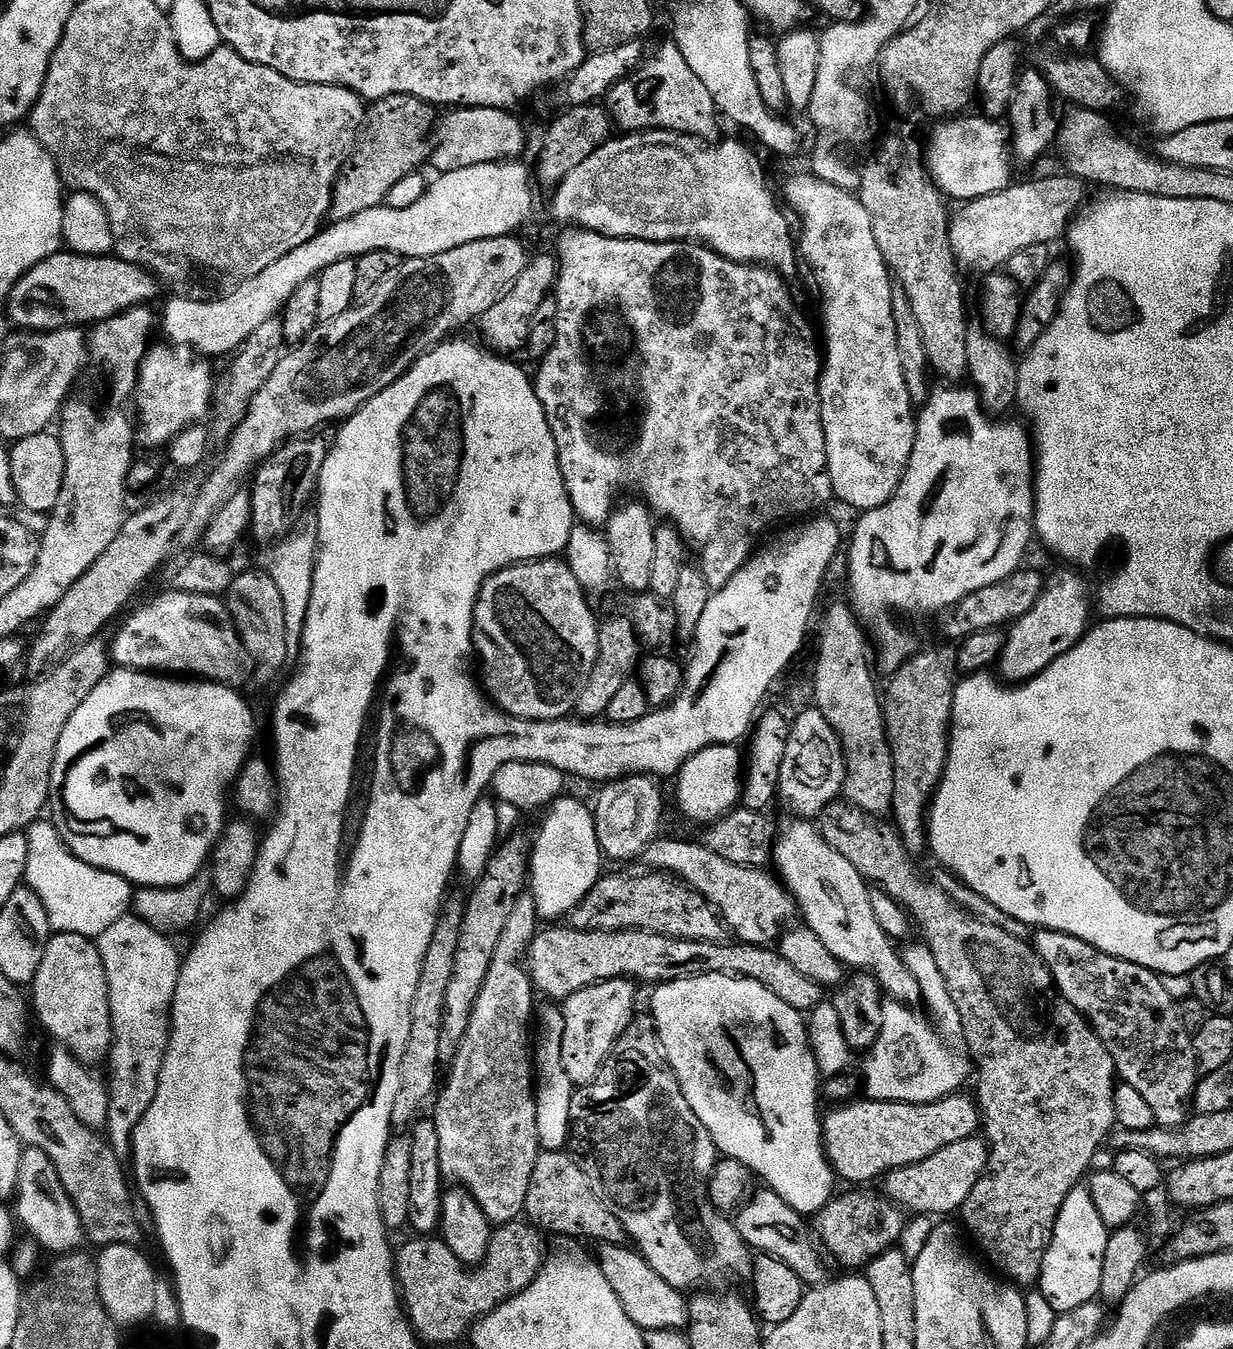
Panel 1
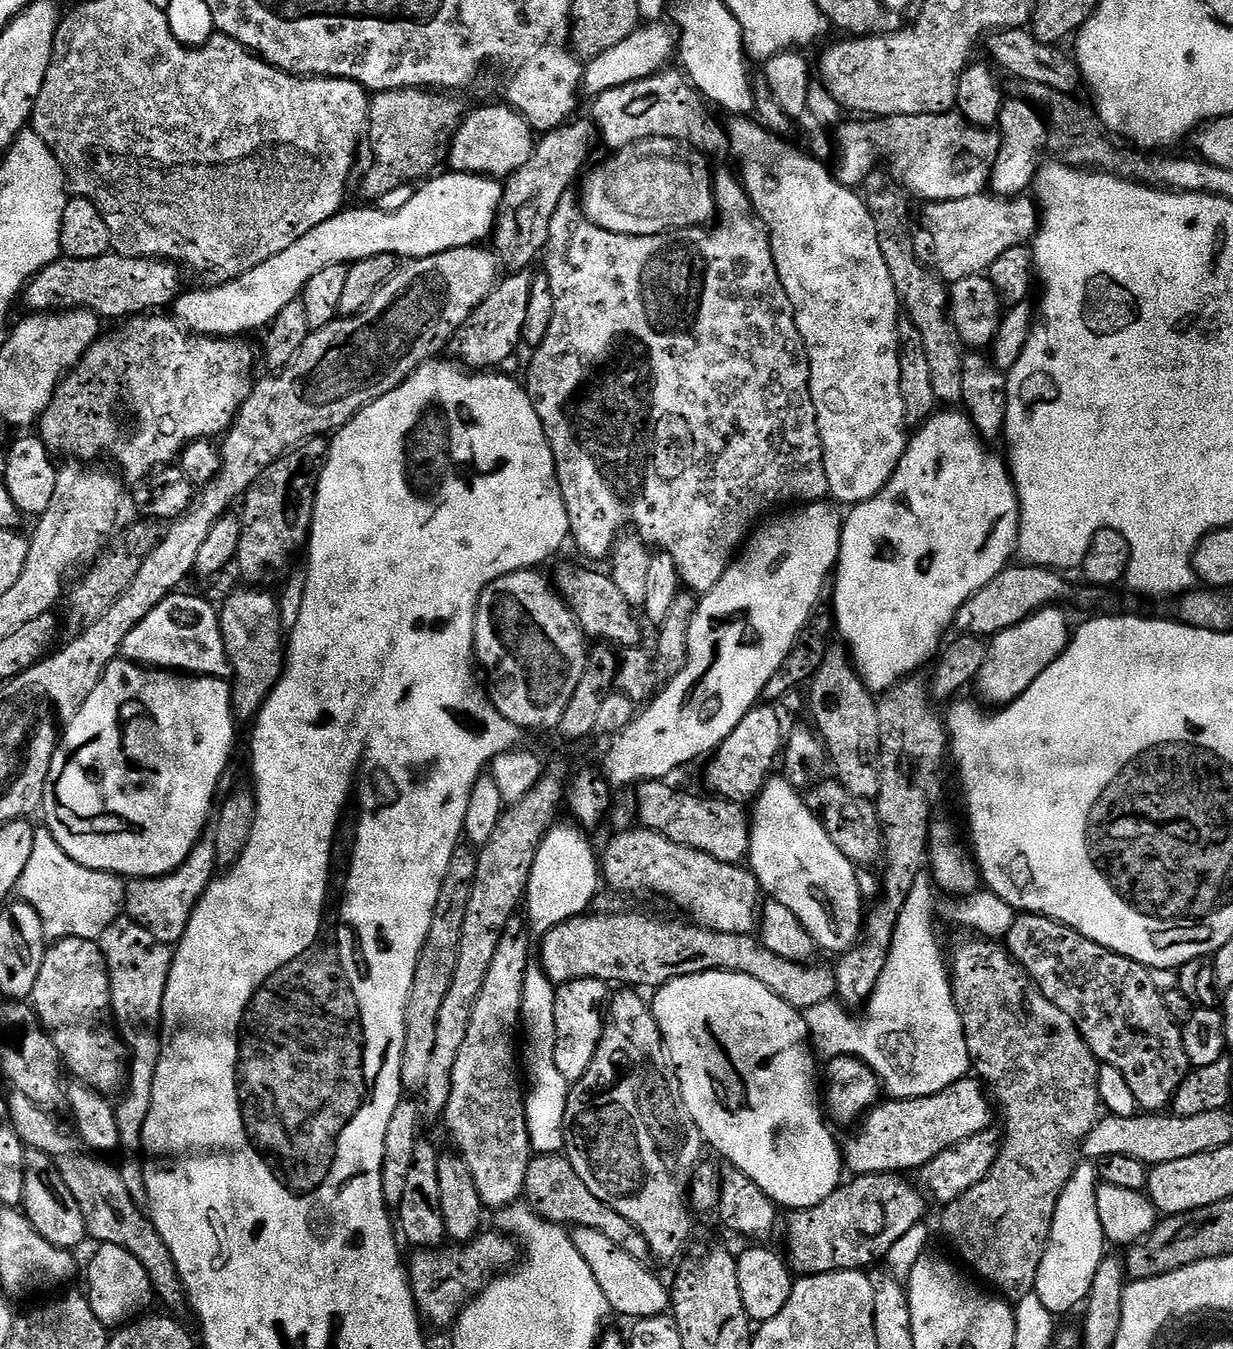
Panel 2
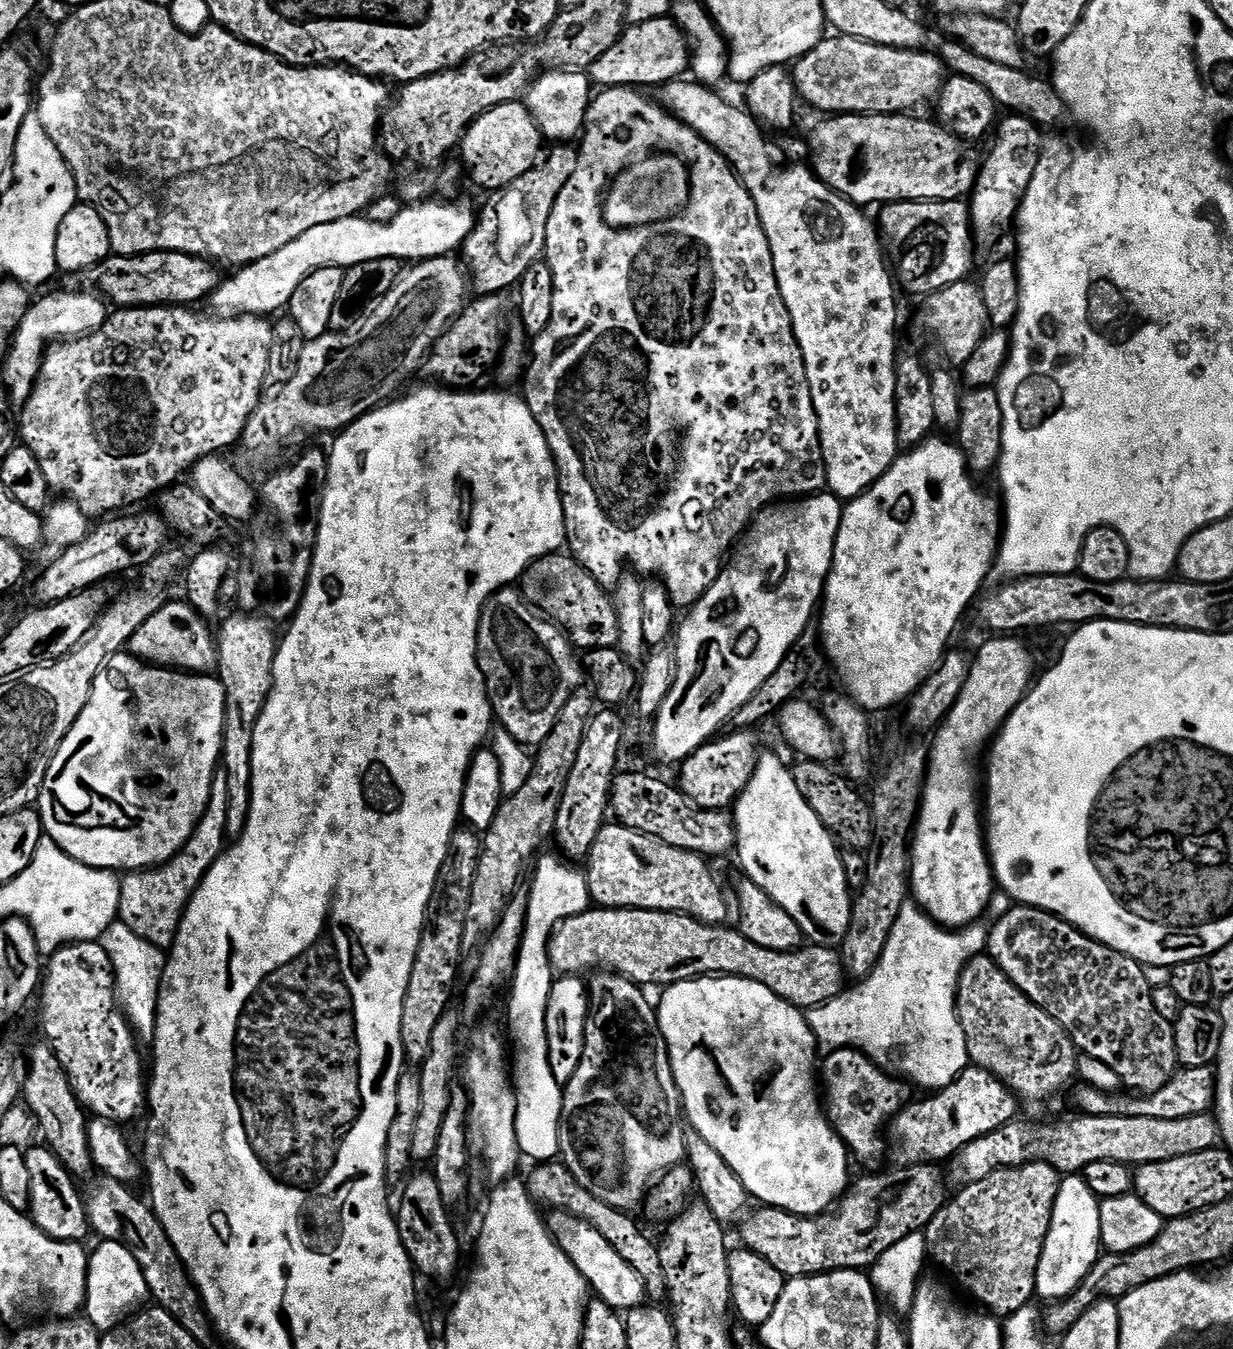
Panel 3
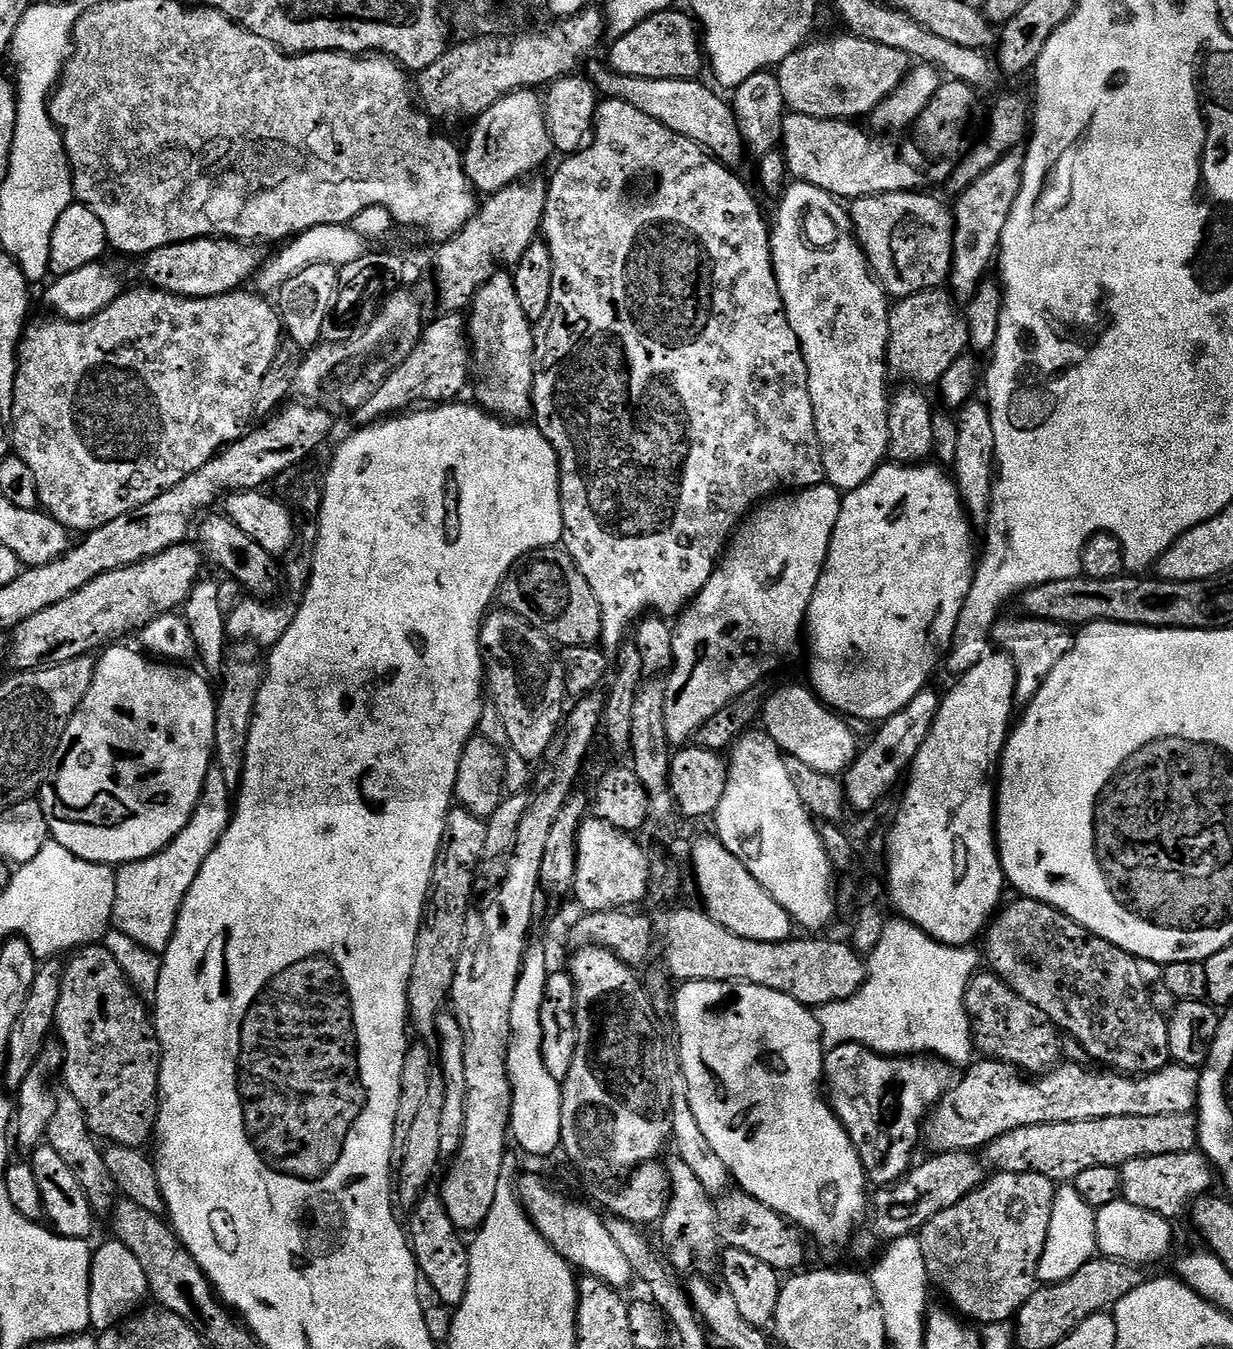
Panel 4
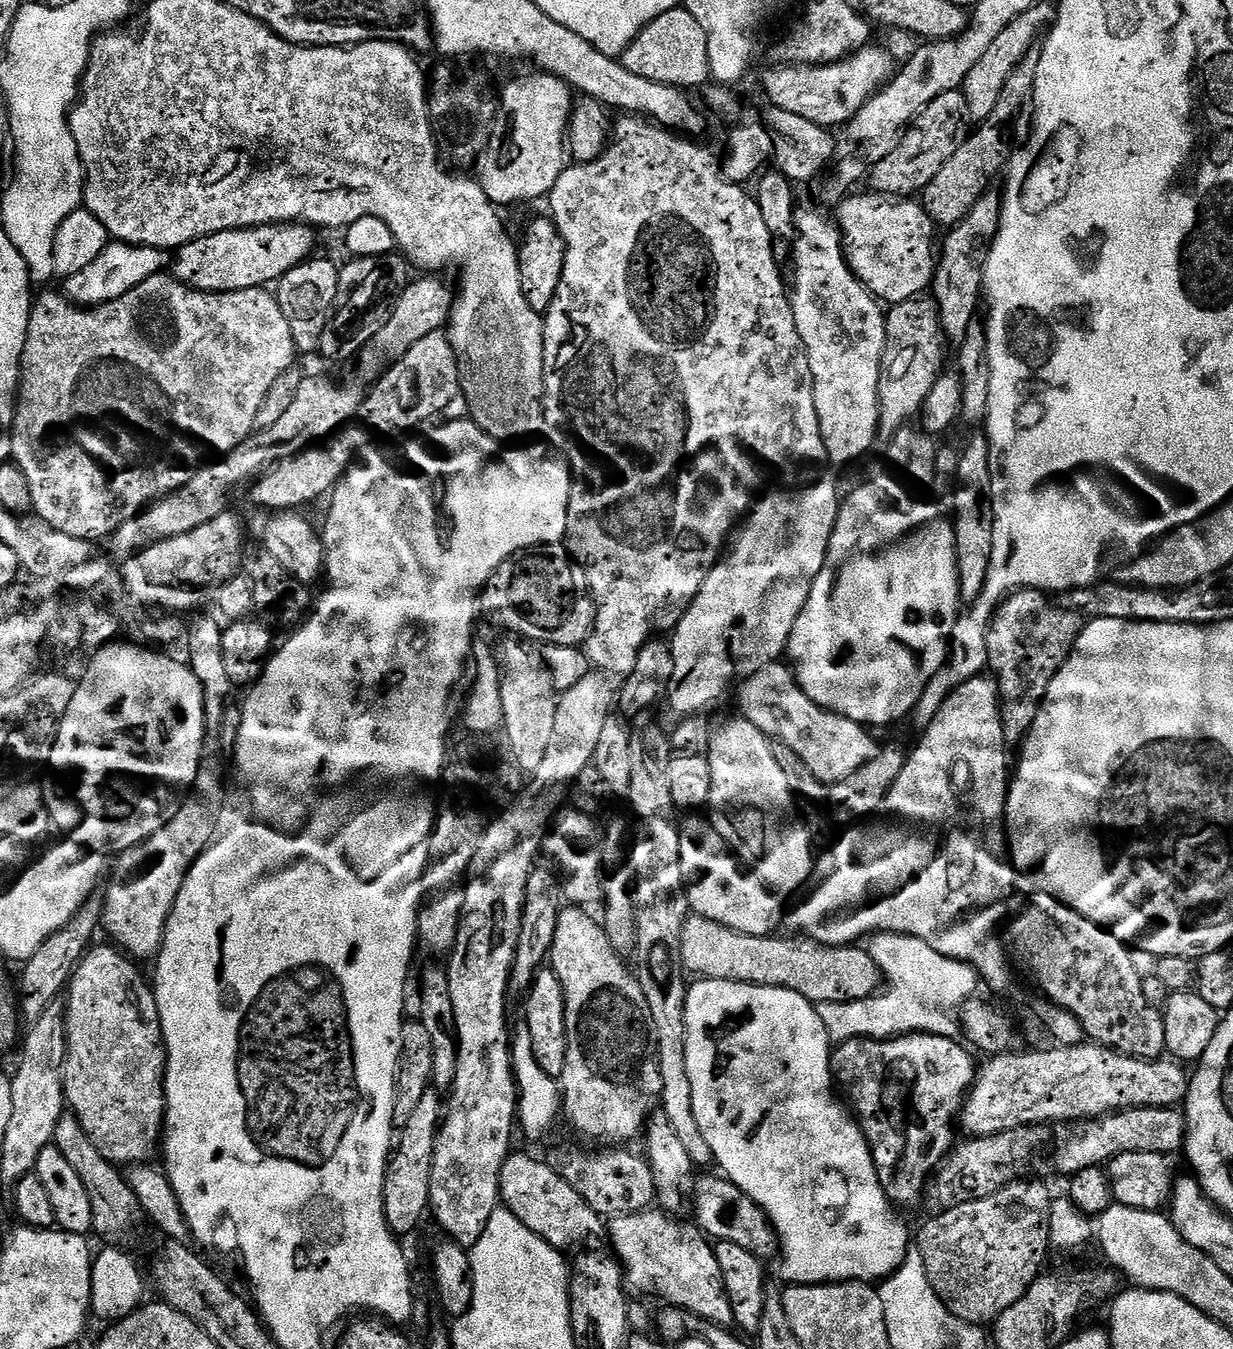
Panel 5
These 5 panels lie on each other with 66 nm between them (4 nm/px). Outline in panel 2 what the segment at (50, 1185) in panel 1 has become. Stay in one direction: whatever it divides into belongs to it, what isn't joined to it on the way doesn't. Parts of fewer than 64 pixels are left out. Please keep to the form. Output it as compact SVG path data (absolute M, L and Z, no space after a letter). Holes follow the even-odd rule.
M32 1150L27 1153L27 1157L28 1164L24 1167L26 1182L22 1205L24 1215L46 1242L58 1248L76 1250L76 1247L88 1236L82 1210L78 1210L78 1202L72 1197L62 1174L56 1169L56 1161L47 1152Z

